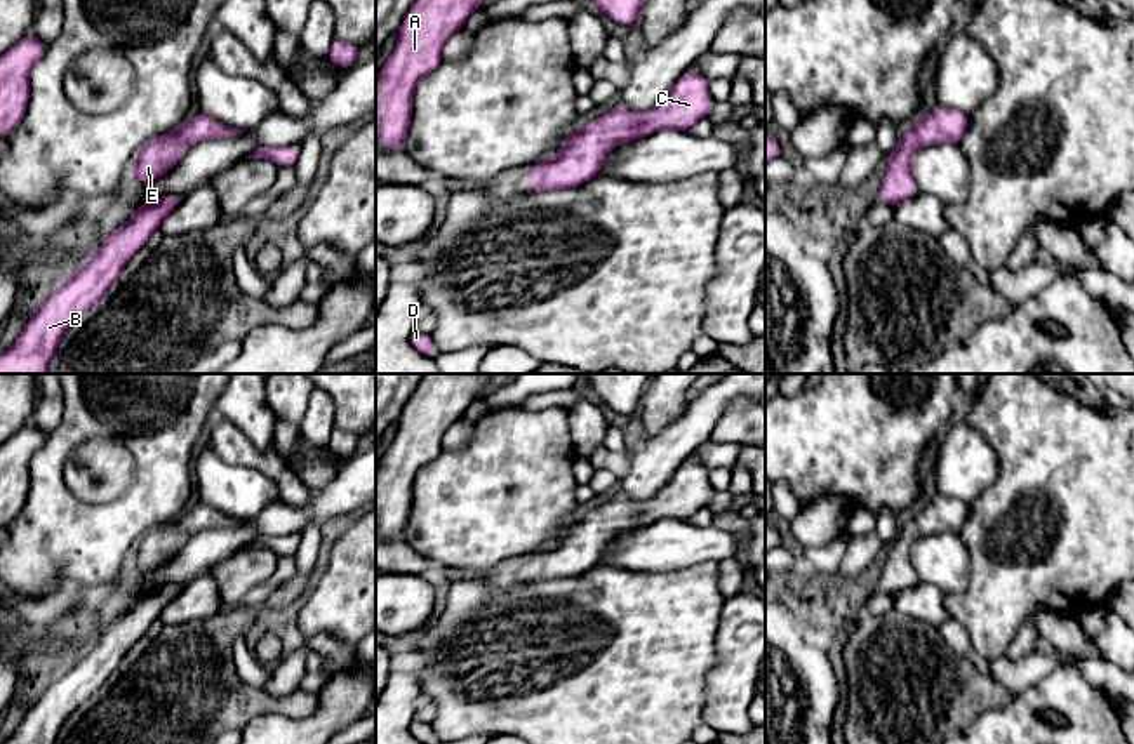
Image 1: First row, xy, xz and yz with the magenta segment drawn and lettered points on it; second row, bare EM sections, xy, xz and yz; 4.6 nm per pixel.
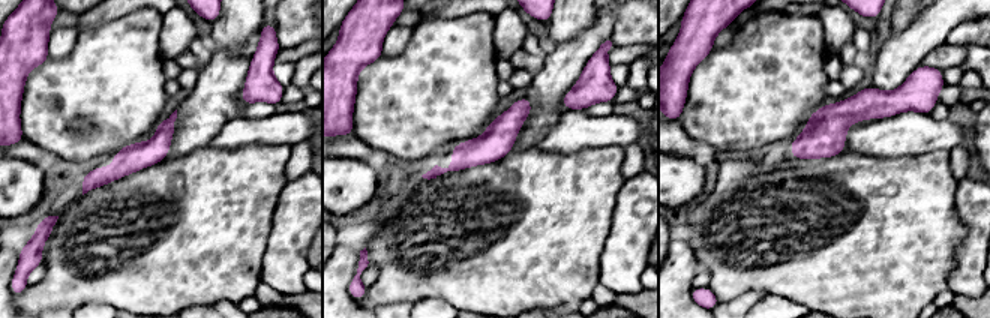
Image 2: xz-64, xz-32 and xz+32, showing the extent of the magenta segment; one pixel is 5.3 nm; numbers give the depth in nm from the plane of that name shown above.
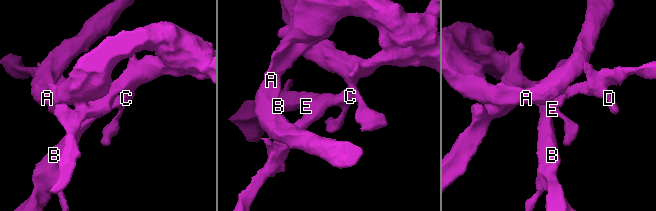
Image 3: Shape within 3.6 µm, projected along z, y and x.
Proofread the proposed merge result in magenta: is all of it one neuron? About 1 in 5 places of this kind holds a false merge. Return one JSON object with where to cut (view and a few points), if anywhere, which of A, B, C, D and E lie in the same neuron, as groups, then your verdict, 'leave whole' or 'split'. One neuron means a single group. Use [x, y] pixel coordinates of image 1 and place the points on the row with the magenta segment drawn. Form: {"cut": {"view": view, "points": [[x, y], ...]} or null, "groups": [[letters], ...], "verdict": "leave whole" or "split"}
{"cut": null, "groups": [["A", "B", "C", "D", "E"]], "verdict": "leave whole"}

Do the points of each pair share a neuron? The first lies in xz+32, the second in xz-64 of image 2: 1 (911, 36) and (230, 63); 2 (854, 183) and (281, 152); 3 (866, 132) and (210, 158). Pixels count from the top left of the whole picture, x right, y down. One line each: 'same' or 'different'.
1: same
2: same
3: different

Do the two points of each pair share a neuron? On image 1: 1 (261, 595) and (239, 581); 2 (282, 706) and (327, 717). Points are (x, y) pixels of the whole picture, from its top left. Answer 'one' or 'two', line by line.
1: two
2: two

